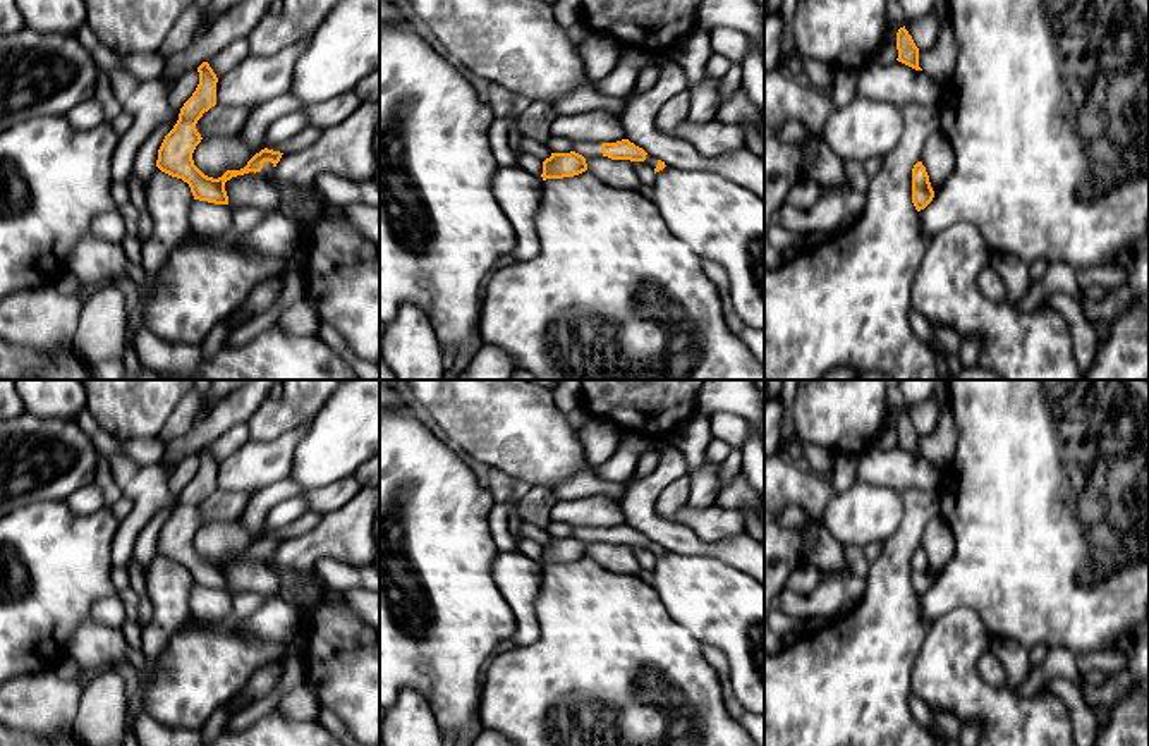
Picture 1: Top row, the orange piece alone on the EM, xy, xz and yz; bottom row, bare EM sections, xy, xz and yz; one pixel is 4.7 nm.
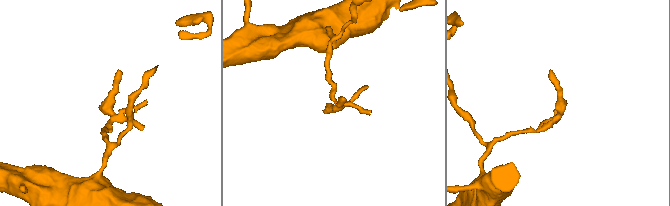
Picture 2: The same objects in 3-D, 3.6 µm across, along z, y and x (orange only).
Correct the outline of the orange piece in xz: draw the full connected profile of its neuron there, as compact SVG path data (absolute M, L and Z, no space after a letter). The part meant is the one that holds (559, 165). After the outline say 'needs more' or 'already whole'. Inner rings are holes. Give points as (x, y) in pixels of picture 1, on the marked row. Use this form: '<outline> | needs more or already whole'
M575 151L570 153L551 153L543 162L543 180L574 177L587 170L586 158Z | already whole

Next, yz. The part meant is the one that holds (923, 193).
M917 162L912 168L912 203L917 211L924 210L934 198L934 191L929 182L929 175L922 162Z | already whole

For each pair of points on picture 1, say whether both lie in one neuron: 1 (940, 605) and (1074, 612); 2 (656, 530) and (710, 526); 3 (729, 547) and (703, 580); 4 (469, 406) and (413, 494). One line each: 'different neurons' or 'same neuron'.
1: same neuron
2: different neurons
3: different neurons
4: different neurons

